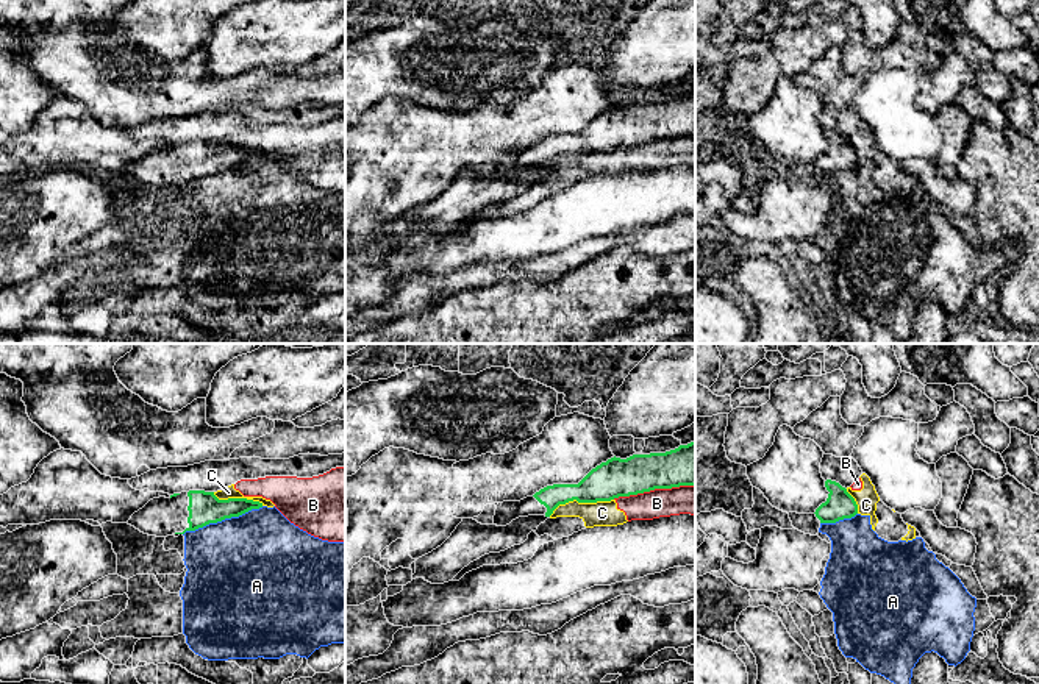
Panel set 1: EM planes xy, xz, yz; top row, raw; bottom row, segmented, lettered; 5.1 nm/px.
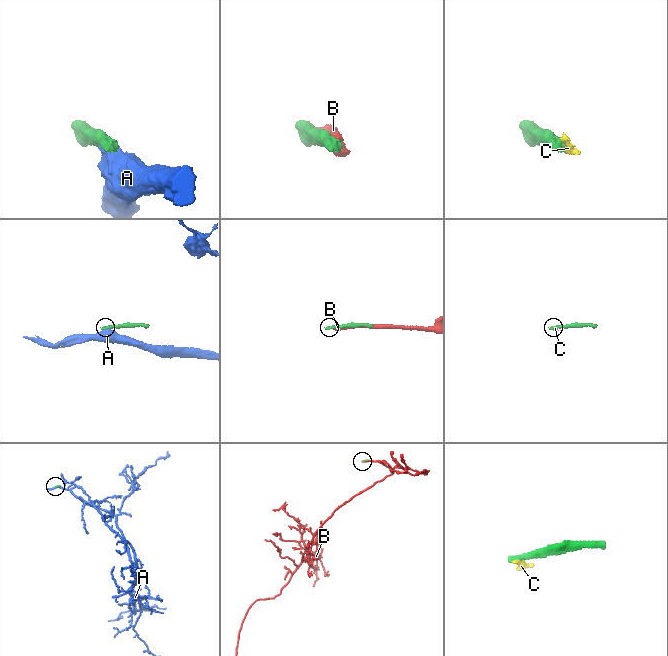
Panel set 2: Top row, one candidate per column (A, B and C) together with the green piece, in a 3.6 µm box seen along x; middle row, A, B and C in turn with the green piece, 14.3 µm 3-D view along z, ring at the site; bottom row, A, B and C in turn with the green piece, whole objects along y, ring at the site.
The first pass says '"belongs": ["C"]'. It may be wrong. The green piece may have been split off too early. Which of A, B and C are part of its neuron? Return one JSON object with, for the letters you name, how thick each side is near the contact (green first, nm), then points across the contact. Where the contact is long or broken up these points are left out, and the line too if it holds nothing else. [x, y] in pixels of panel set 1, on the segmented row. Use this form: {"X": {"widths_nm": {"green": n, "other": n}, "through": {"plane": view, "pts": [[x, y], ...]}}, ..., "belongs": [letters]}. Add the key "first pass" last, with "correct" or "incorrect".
{"belongs": [], "first pass": "incorrect"}

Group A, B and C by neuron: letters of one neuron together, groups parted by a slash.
A / B C

